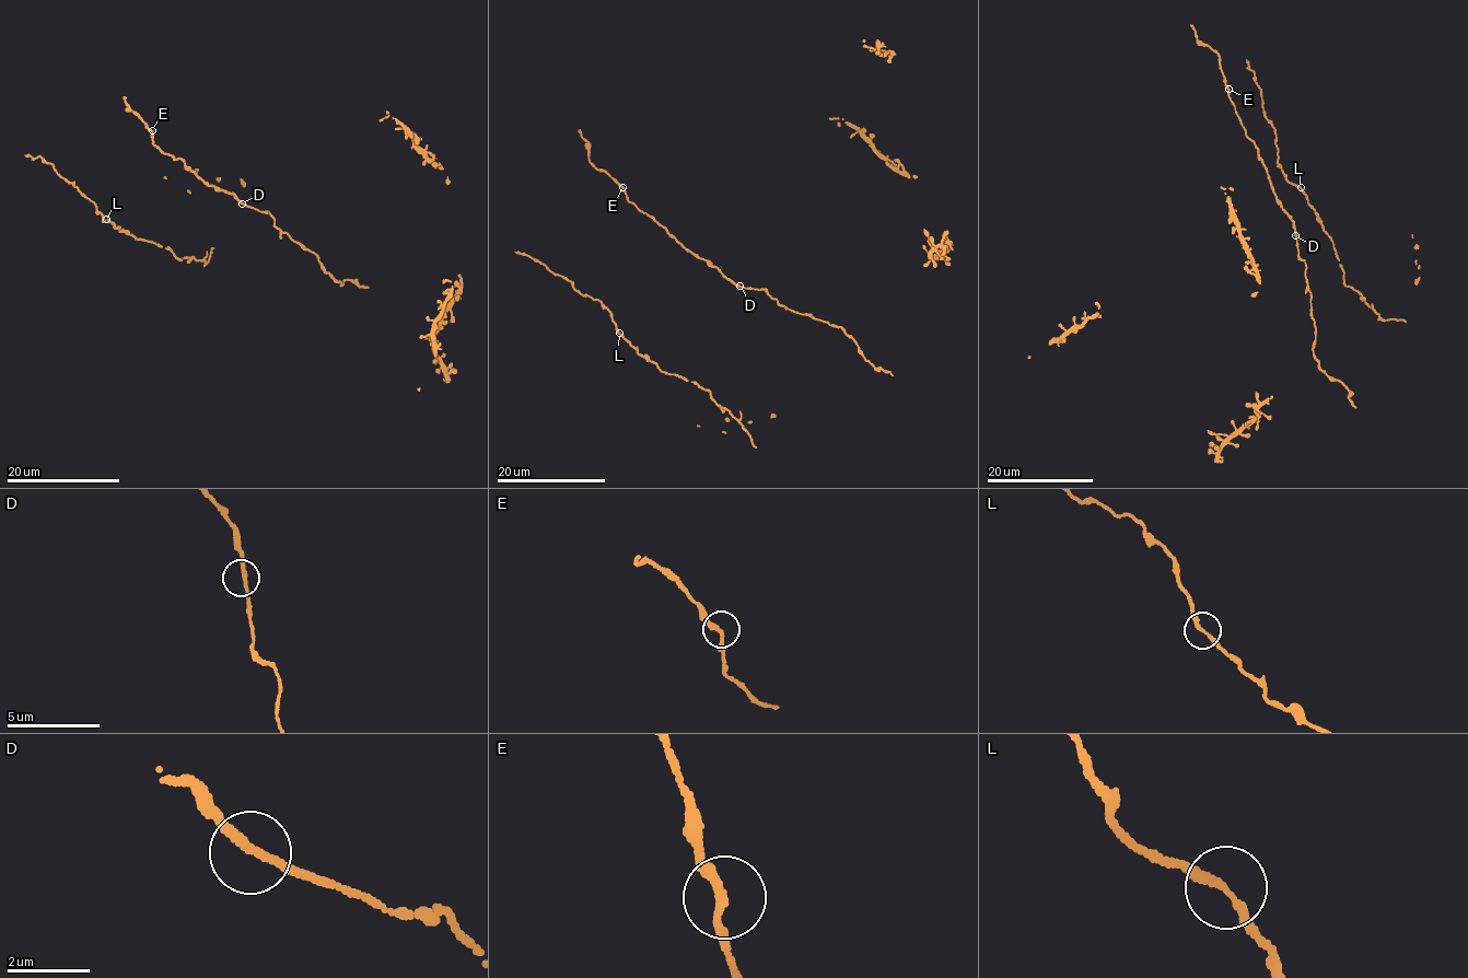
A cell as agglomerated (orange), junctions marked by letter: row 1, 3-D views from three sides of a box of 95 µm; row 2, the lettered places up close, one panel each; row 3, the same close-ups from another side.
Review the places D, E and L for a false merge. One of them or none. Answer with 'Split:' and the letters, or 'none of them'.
Split: none of them

